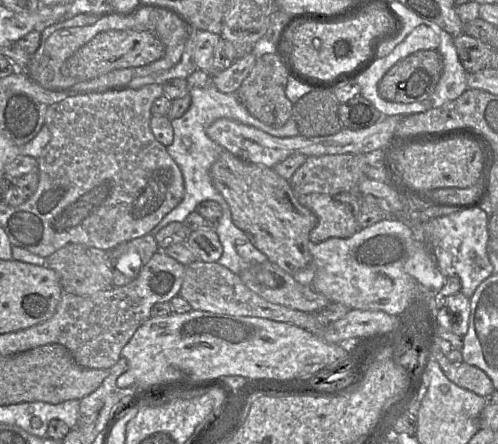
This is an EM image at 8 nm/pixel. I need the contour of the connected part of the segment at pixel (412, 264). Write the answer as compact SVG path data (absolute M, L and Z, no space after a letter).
M422 248L407 259L404 271L412 276L420 285L435 294L437 309L441 309L448 296L461 291L461 280L458 276L445 277L438 269L435 258L428 256Z

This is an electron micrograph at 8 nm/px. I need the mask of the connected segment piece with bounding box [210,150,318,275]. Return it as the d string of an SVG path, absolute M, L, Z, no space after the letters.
M227 150L212 164L210 177L229 205L233 223L267 256L268 261L292 275L309 271L312 262L309 234L318 219L300 204L289 180L282 178L273 168L245 161Z

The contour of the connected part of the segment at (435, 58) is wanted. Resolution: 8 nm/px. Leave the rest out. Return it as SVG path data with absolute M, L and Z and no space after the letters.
M438 49L419 50L397 61L379 80L381 98L394 103L417 103L435 90L444 61Z

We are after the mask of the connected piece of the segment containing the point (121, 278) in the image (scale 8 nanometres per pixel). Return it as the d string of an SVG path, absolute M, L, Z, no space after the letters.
M154 235L123 242L109 251L114 287L128 284L159 250Z

